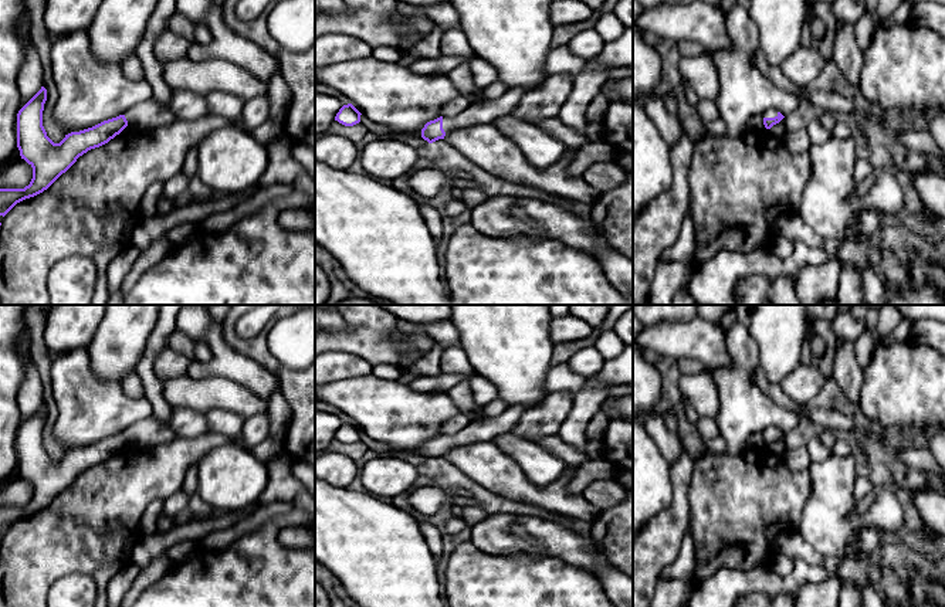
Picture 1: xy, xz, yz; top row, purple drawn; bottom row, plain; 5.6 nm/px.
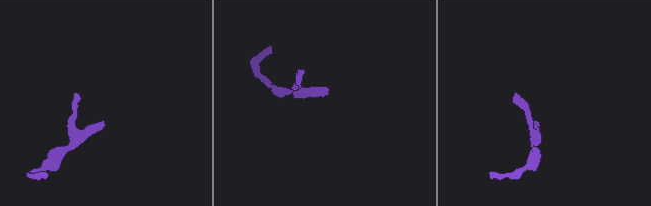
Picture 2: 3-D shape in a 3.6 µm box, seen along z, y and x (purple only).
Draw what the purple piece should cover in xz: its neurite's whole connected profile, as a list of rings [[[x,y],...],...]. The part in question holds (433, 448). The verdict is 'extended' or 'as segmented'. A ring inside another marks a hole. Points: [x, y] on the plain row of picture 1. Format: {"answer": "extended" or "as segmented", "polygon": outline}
{"answer": "extended", "polygon": [[[524,406],[507,407],[507,410],[495,417],[482,420],[474,420],[458,433],[451,435],[437,435],[430,438],[421,447],[421,455],[429,461],[433,461],[454,447],[464,444],[475,444],[495,438],[497,435],[509,431],[518,424],[522,414],[525,413]]]}

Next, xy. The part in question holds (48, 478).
{"answer": "extended", "polygon": [[[41,404],[17,431],[17,465],[21,477],[33,485],[33,496],[24,506],[0,506],[0,533],[3,535],[17,520],[47,508],[79,474],[108,461],[129,440],[135,440],[138,447],[149,450],[179,438],[169,425],[145,420],[92,445],[71,450],[60,461],[54,461],[43,444],[45,418],[47,407]]]}

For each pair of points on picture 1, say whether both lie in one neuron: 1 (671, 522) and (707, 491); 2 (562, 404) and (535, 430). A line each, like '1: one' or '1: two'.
1: two
2: one

